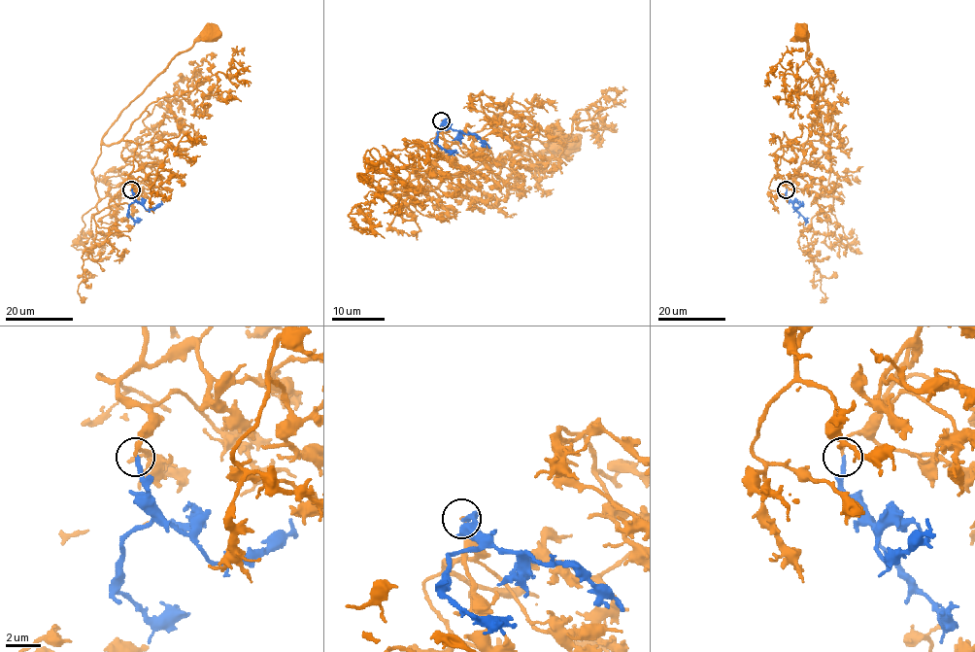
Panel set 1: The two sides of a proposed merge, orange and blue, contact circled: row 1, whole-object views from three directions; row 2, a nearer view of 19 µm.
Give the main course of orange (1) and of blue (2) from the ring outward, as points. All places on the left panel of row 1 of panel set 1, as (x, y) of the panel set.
1: (131, 188), (134, 181), (128, 176), (137, 145), (131, 141), (106, 145), (103, 135), (173, 58), (209, 32)
2: (131, 188), (134, 201), (129, 206), (128, 215), (134, 221), (142, 220)

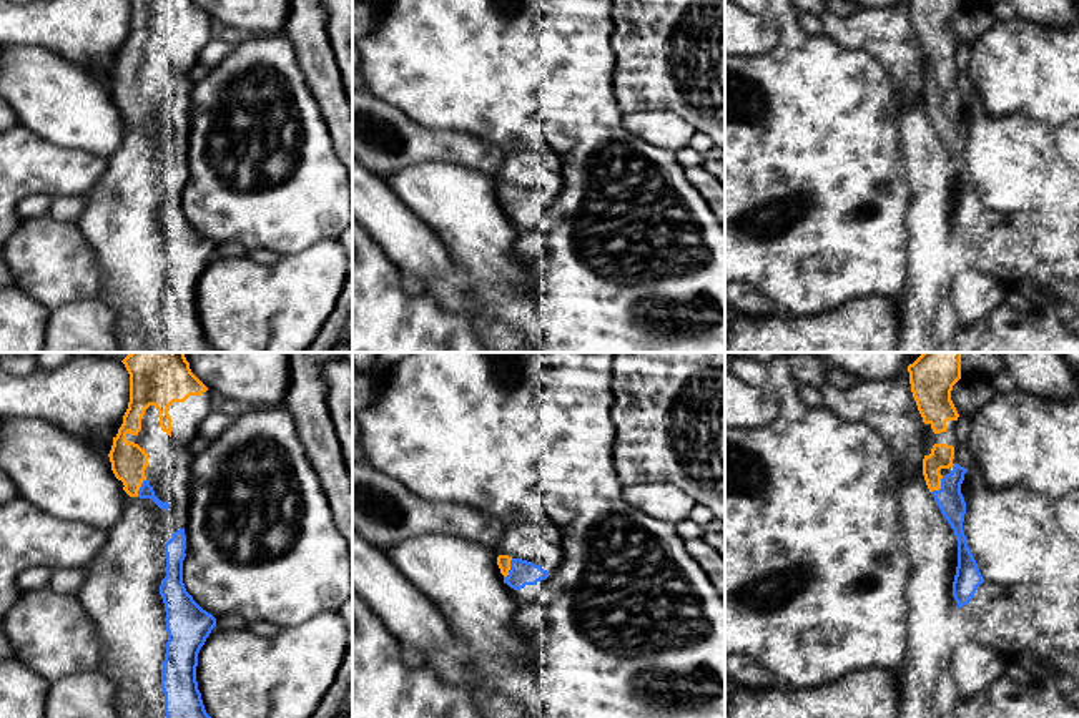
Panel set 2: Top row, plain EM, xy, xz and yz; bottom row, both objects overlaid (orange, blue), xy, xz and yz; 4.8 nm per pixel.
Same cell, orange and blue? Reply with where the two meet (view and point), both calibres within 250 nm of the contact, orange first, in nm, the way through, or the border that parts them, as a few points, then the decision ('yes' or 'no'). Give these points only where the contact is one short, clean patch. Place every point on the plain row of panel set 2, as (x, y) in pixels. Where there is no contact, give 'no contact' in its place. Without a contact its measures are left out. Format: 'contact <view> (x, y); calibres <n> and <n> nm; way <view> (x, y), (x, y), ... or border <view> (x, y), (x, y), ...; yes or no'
contact yz (940, 113); calibres 120 and 130 nm; way yz (941, 83), (935, 90), (940, 113), (950, 127); yes

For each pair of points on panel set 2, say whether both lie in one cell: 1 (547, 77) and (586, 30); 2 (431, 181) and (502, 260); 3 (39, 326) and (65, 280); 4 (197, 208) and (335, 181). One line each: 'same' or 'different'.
1: same
2: same
3: different
4: same

